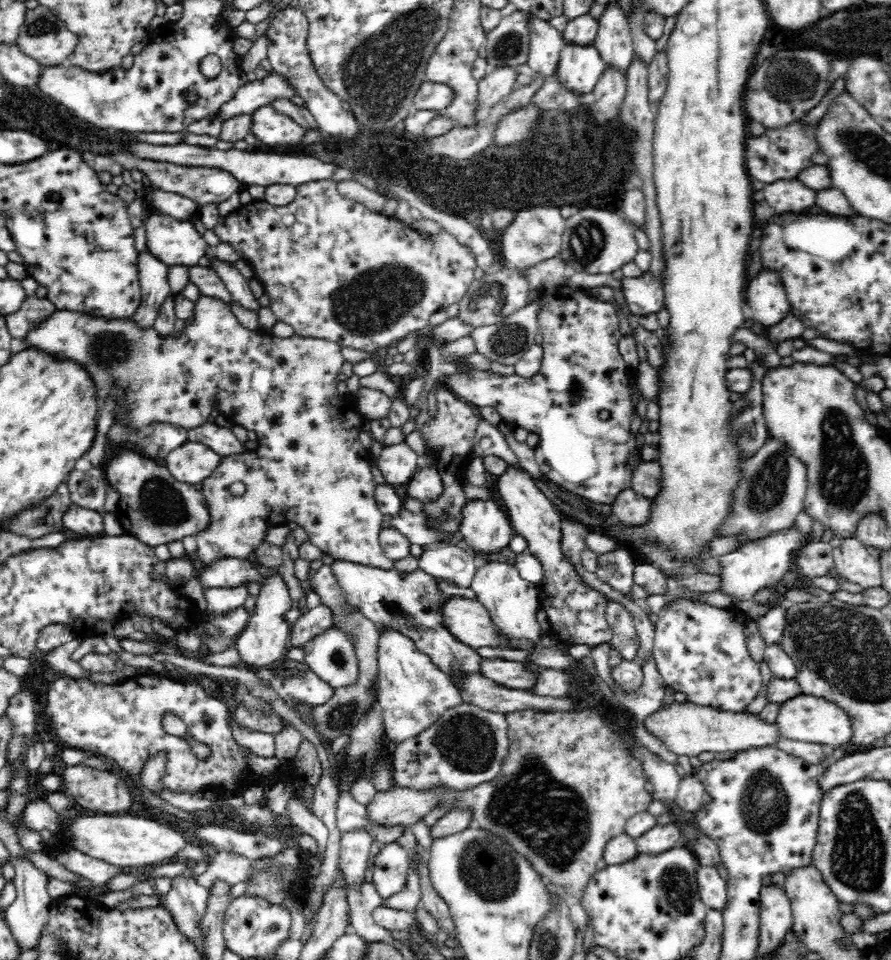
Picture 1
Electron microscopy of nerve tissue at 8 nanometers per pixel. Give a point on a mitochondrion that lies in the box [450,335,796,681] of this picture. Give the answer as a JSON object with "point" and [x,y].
{"point":[768,488]}

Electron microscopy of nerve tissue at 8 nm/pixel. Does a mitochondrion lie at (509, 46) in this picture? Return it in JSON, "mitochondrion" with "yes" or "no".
{"mitochondrion":"yes"}

